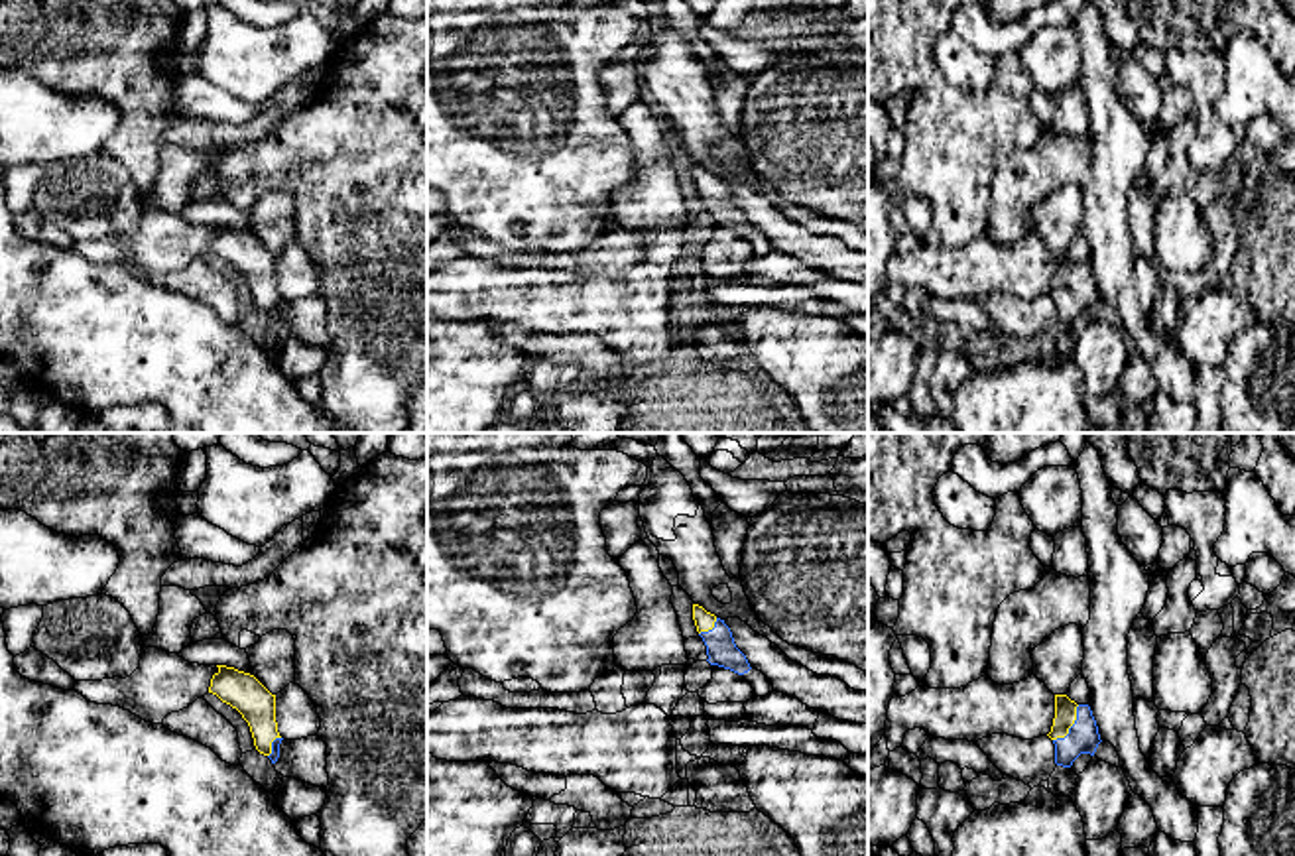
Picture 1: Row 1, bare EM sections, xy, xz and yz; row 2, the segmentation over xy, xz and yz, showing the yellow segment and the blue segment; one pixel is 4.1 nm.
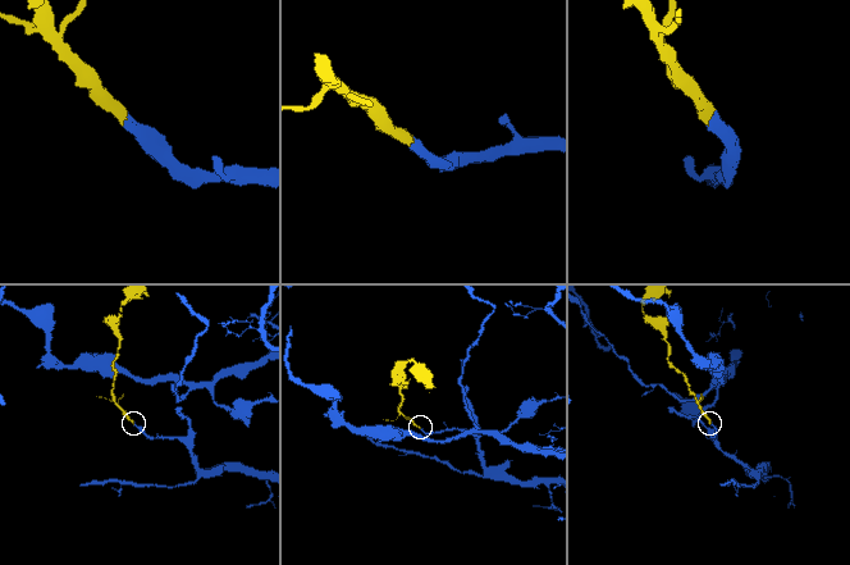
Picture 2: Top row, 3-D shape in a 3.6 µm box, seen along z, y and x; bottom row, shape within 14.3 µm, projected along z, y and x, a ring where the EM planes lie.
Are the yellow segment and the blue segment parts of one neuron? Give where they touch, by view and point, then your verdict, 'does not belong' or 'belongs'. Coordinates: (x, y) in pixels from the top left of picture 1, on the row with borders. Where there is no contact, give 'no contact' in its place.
meets yellow in yz at (1071, 725); belongs

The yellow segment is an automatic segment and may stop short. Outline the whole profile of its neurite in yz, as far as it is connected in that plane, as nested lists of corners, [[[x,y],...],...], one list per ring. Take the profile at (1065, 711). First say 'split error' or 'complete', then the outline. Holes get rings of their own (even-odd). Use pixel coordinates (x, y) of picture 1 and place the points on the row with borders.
split error | [[[1055,695],[1055,718],[1047,736],[1055,744],[1055,764],[1063,767],[1071,767],[1080,754],[1094,756],[1102,742],[1090,706],[1067,695]]]

